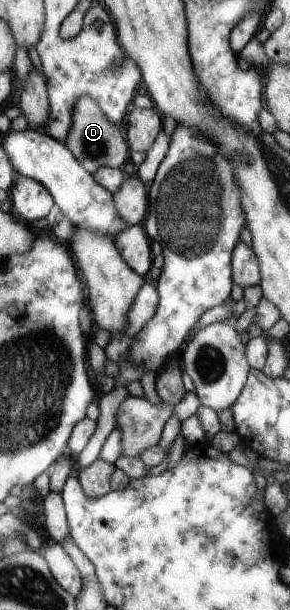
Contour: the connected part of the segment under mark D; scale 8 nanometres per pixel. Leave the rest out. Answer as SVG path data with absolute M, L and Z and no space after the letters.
M81 95L74 102L72 125L67 133L65 146L89 172L95 172L102 166L123 168L129 161L130 149L124 126L114 123L91 95Z

